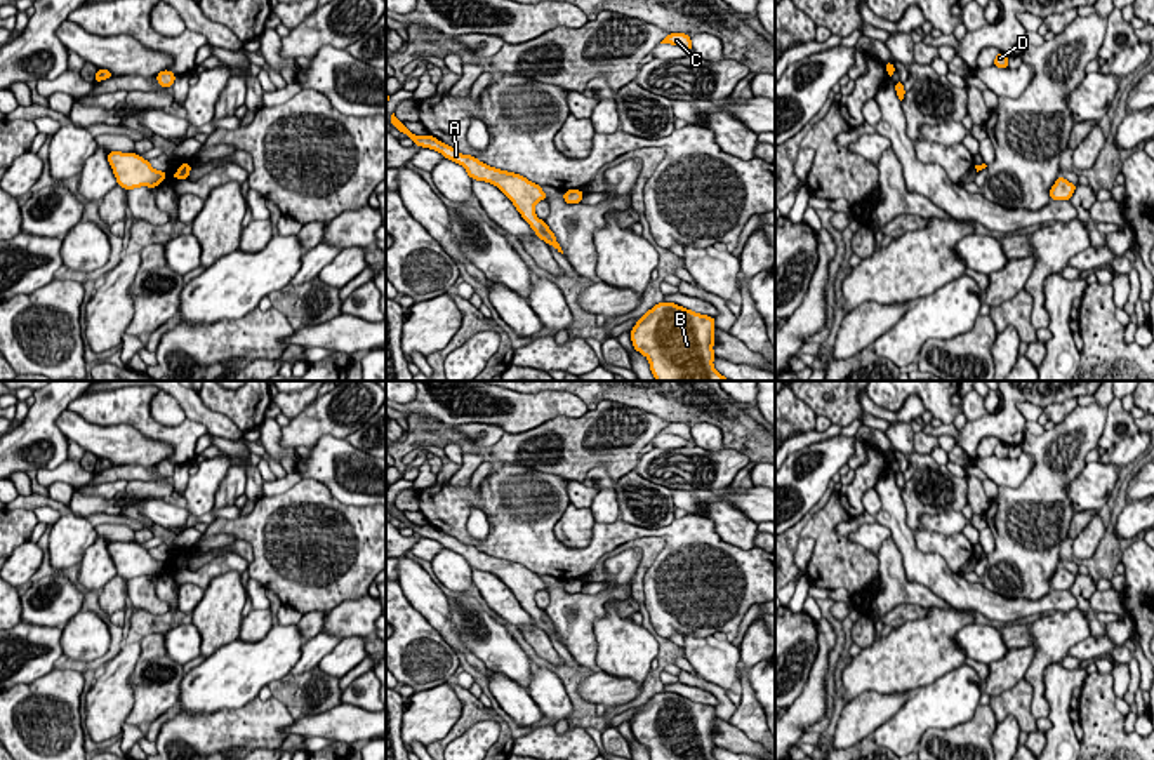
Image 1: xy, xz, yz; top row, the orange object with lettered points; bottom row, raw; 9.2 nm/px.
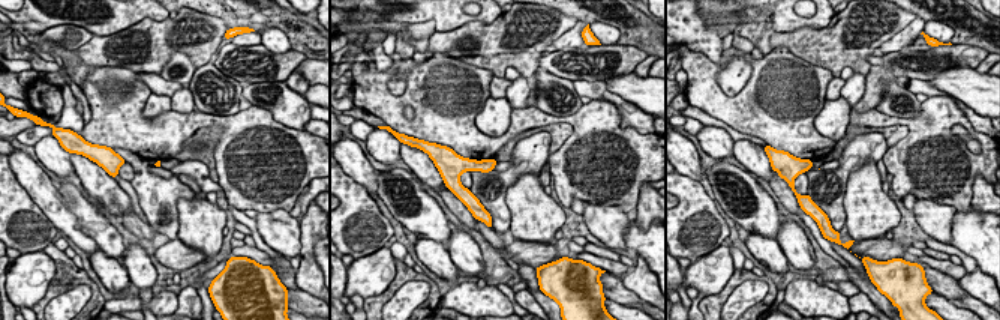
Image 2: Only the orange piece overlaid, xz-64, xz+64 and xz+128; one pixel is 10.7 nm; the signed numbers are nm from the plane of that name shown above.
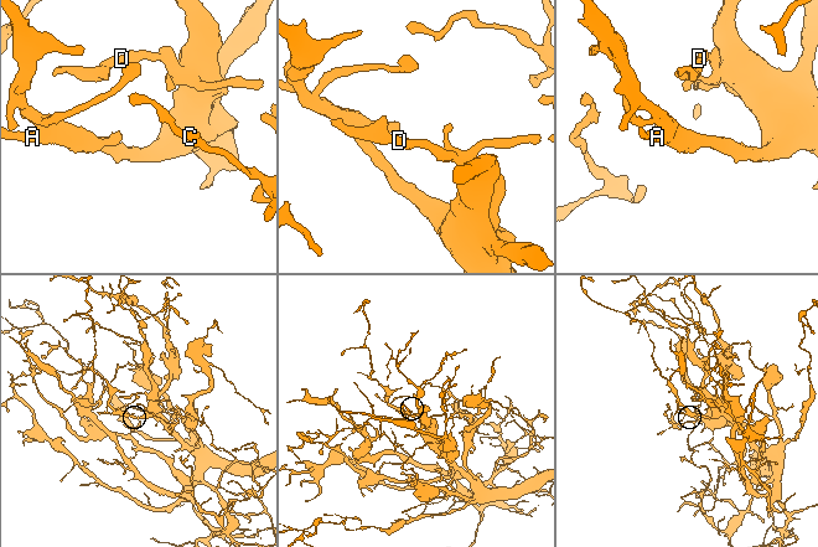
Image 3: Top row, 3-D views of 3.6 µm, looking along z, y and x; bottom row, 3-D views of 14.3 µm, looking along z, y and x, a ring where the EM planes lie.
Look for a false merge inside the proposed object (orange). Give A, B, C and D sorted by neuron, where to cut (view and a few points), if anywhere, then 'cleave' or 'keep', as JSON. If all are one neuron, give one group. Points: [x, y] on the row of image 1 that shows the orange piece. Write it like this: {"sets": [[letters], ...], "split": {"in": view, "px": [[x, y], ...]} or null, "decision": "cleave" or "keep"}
{"sets": [["A", "B", "C", "D"]], "split": null, "decision": "keep"}

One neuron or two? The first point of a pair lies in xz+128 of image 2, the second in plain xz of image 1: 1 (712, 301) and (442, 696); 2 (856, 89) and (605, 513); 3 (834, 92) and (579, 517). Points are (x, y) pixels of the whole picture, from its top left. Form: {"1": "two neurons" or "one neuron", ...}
{"1": "two neurons", "2": "one neuron", "3": "two neurons"}

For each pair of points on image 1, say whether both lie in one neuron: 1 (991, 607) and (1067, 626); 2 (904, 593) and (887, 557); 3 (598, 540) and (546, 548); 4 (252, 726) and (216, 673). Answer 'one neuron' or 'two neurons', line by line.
1: two neurons
2: one neuron
3: one neuron
4: two neurons

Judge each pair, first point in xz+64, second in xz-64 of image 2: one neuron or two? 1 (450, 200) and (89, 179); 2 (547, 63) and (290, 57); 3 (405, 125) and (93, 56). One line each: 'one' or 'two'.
1: two
2: one
3: two

